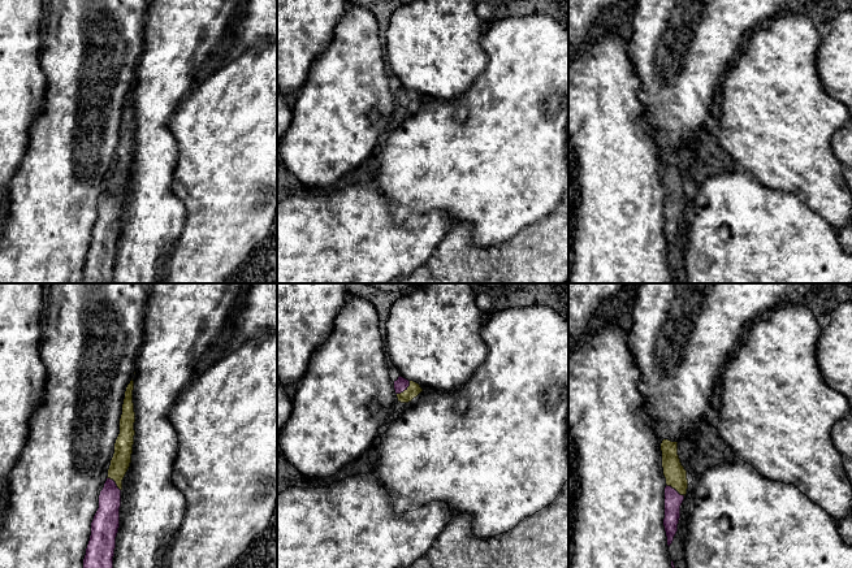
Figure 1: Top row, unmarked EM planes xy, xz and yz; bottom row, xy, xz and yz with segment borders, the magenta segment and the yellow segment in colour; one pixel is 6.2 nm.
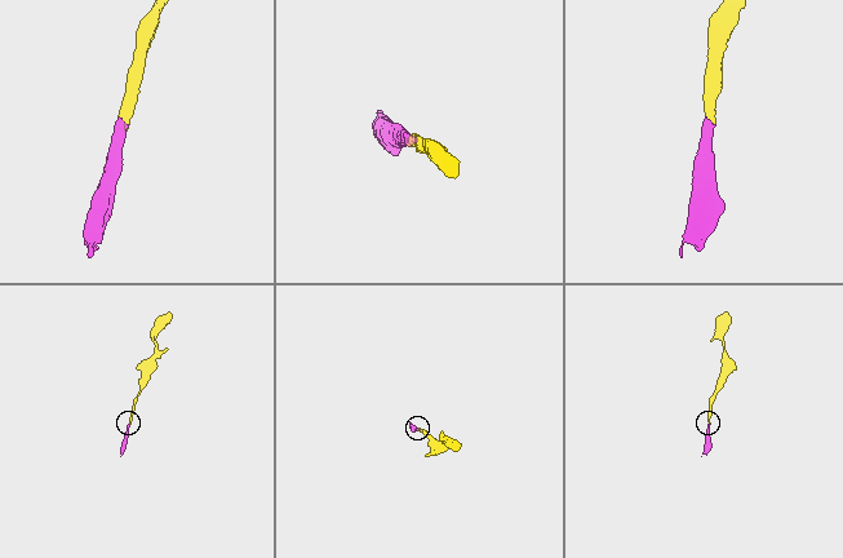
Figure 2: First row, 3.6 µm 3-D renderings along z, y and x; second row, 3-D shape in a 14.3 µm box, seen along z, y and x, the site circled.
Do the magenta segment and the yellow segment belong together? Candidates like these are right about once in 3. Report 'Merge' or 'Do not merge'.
Merge

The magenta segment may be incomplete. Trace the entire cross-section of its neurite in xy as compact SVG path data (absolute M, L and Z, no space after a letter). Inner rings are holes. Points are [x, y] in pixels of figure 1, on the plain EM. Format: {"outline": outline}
{"outline": "M131 87L125 100L120 143L114 152L107 190L99 204L99 217L91 231L91 244L81 283L112 283L116 246L120 237L122 188L131 172L135 144L133 99L134 90Z"}

